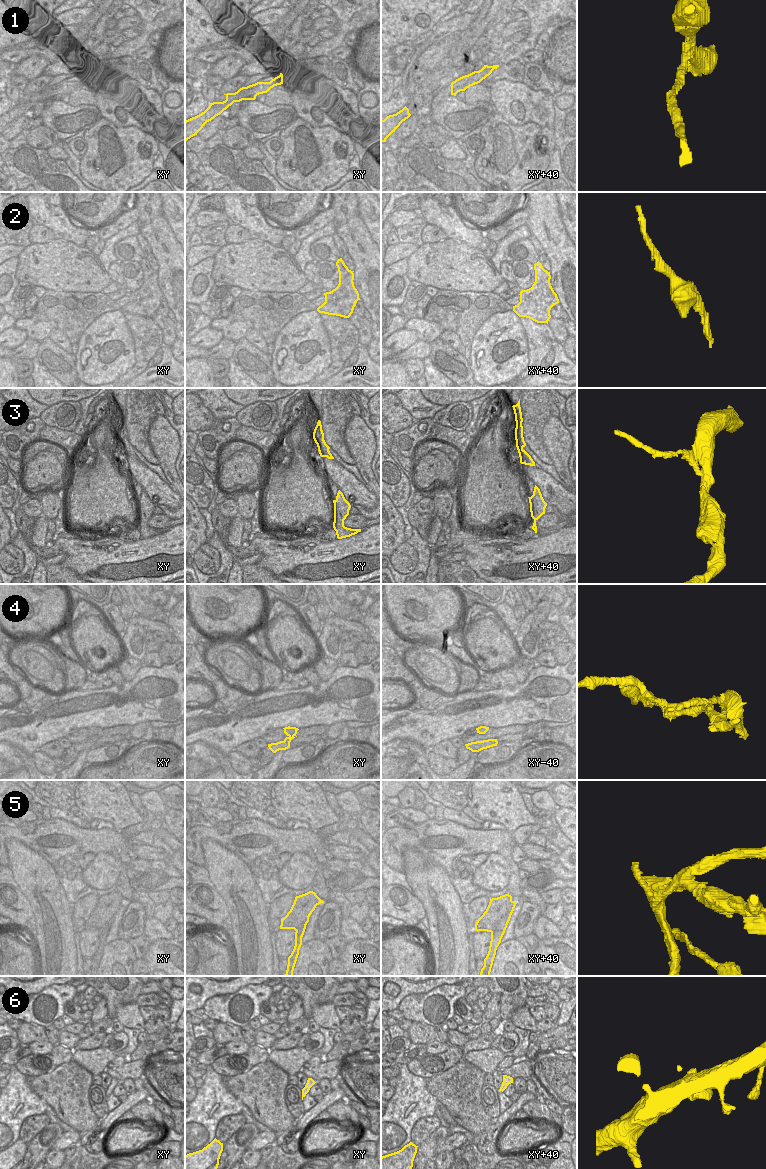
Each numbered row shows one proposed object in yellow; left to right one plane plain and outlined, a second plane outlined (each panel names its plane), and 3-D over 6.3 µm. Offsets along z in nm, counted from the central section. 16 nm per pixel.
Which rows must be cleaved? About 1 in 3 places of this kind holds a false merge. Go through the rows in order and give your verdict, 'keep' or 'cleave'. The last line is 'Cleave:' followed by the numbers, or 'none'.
1: keep
2: keep
3: cleave
4: cleave
5: cleave
6: keep
Cleave: 3, 4, 5

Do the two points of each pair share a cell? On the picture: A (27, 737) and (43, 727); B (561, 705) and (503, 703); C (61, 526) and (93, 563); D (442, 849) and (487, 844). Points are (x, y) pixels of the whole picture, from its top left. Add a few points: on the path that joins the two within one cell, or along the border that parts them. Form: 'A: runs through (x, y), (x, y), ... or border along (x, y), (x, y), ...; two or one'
A: runs through (31, 733), (39, 727); one
B: runs through (547, 702), (517, 703); one
C: border along (68, 527), (63, 531); two
D: runs through (453, 848), (459, 847), (462, 844), (476, 844); one

